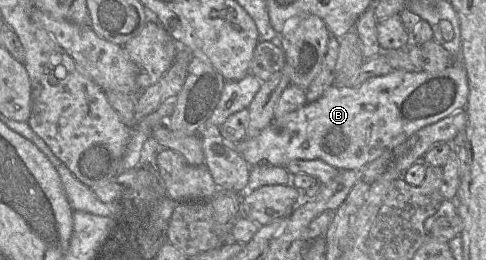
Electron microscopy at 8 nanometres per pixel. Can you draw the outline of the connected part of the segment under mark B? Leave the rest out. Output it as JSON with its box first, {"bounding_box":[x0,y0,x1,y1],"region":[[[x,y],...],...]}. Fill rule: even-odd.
{"bounding_box":[235,57,468,171],"region":[[[454,57],[452,64],[439,72],[407,72],[396,69],[356,87],[332,86],[315,102],[306,103],[296,111],[274,118],[258,136],[235,143],[235,150],[251,168],[259,165],[286,166],[294,160],[322,160],[340,171],[360,169],[403,143],[423,127],[465,109],[468,95],[466,70]]]}

